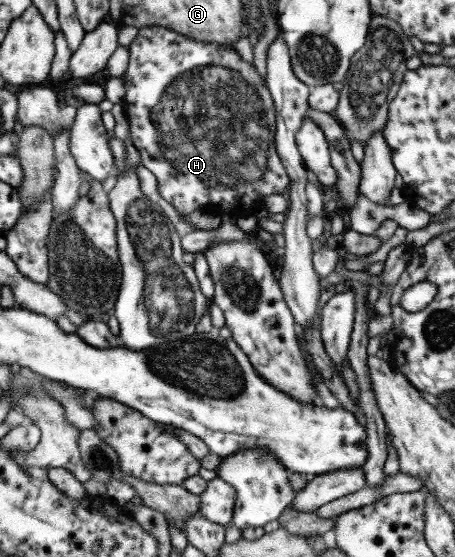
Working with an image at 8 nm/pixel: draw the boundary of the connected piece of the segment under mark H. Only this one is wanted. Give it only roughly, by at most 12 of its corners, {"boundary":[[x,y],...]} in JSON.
{"boundary":[[164,27],[122,100],[180,215],[287,197],[275,104],[234,46]]}

